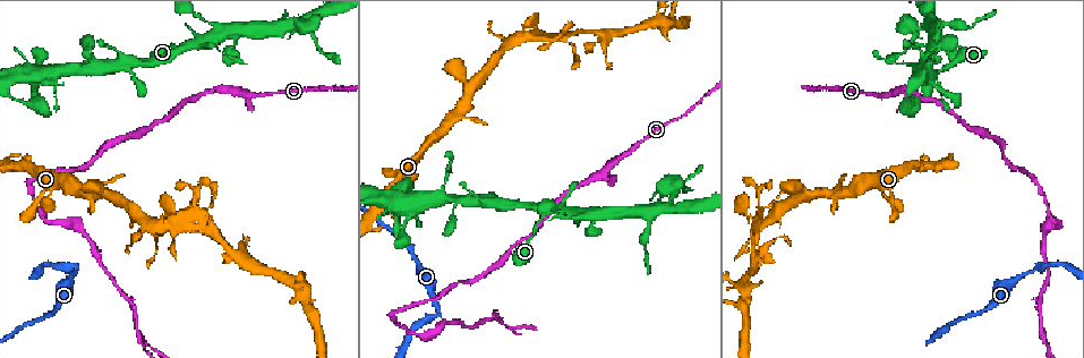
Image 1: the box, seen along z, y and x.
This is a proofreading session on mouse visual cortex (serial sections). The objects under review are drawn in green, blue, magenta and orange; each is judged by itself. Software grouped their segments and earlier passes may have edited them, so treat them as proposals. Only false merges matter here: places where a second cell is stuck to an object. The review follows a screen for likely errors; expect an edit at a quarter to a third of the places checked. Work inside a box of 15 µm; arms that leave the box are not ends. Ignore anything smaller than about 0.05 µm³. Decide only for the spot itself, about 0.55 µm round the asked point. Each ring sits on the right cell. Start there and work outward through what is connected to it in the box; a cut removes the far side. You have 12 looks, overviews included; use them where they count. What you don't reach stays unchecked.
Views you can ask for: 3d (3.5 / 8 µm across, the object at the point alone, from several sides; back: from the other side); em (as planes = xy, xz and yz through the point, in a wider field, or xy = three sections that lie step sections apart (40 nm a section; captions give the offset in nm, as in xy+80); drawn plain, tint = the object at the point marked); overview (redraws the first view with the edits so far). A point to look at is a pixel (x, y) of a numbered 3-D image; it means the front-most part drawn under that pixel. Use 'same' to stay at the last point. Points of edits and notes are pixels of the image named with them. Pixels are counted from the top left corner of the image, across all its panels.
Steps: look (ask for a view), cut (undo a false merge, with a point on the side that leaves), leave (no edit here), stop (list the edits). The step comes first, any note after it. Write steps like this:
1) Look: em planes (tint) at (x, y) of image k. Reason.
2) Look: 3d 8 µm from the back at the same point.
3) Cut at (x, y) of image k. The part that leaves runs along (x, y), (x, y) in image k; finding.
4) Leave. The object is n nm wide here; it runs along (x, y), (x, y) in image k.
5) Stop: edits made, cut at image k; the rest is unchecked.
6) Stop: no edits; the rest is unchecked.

Look: 3d 3.5 µm at (606, 169) of image 1. Abrupt turn.

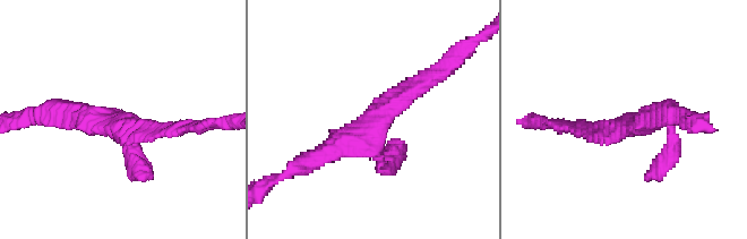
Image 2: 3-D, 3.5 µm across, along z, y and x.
Look: em xy step 1 (tint) at (121, 120) of image 2.

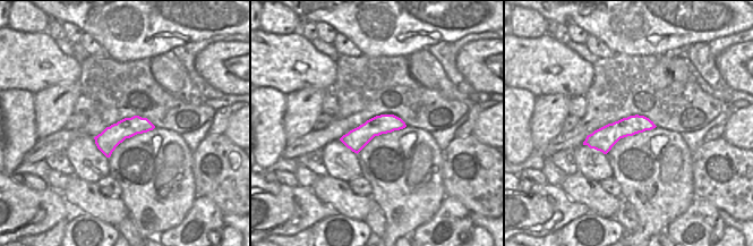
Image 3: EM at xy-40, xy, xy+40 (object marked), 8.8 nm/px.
Leave. It runs along (650, 124), (588, 142) in image 3; all the same cell.

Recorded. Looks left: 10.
Look: 3d 3.5 µm at (394, 315) of image 1. Abrupt turn.

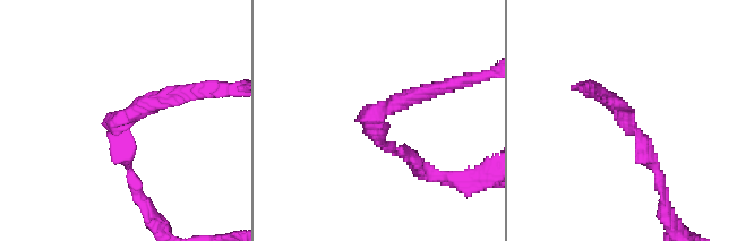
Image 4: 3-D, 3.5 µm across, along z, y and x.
Look: em xy step 2 (tint) at (117, 128) of image 4. The arms are 150, 200 nm wide.

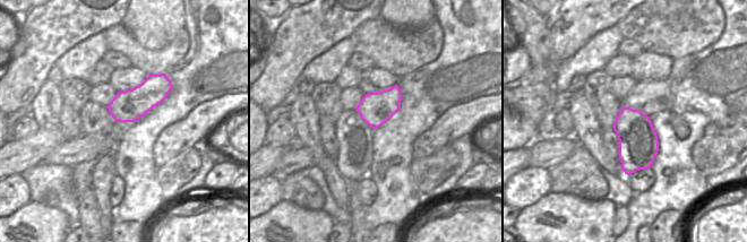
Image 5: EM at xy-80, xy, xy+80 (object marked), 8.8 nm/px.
Leave. All the same cell.

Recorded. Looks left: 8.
Look: 3d 8 µm at (1035, 269) of image 1. Abrupt turn.

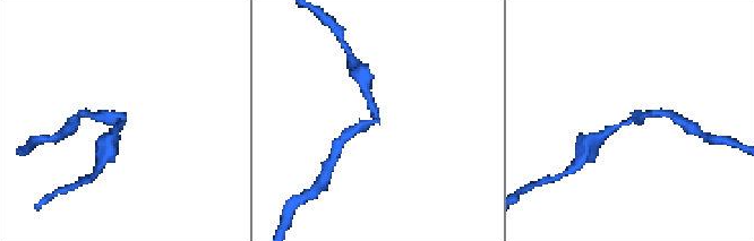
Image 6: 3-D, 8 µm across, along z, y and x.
Look: 3d 3.5 µm at (375, 119) of image 6.

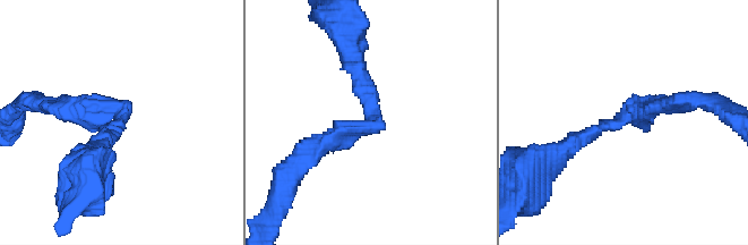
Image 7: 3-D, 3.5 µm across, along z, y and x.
Look: em xy step 1 (tint) at (622, 123) of image 7. The arms are 250, 250 nm wide.

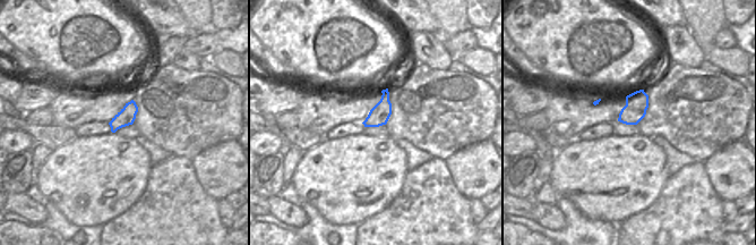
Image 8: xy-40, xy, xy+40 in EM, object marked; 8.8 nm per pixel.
Cut at (330, 132) of image 7. The part that leaves runs along (366, 127), (324, 141), (282, 191) in image 7; a second cell is stuck on.

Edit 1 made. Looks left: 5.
Look: overview.

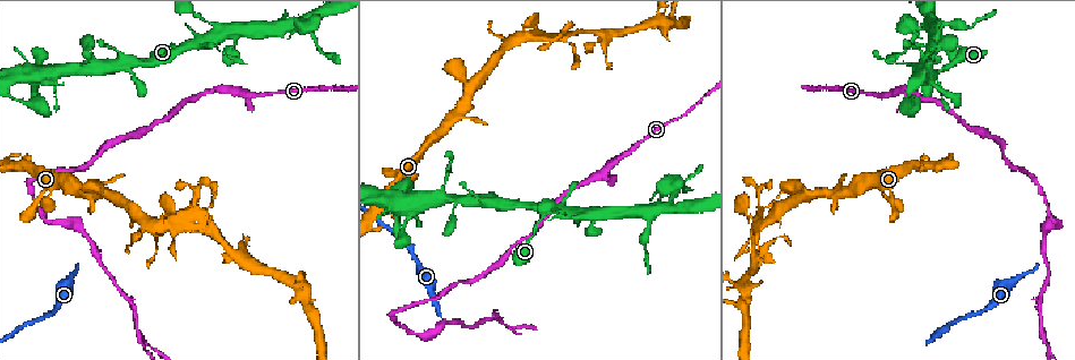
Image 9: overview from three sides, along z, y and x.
Look: 3d 3.5 µm at (505, 324) of image 9. Arms part here.

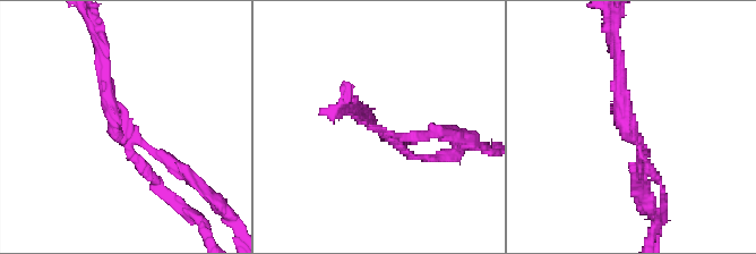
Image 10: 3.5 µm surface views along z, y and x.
Look: em xy step 3 (tint) at (120, 135) of image 10. 3 arms meet here; the arms are 100, 150, 200 nm wide; shape alone is not enough.

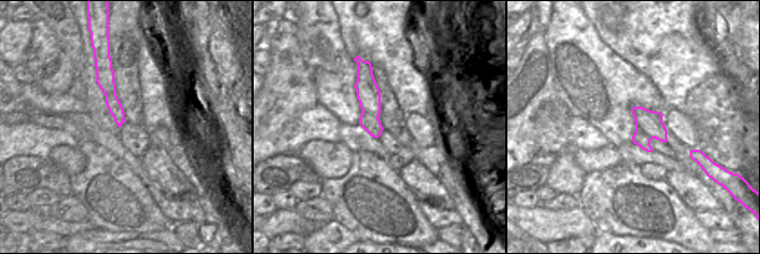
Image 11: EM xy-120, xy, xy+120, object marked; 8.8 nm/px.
Leave. All the same cell.

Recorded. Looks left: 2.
Look: 3d 3.5 µm at (184, 225) of image 9.

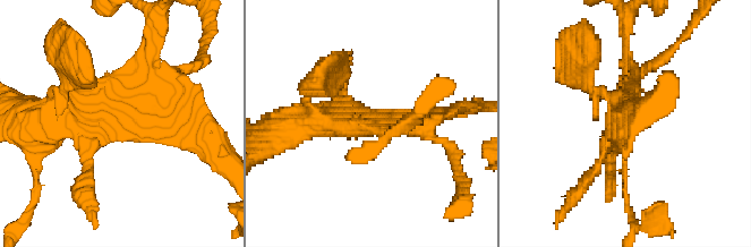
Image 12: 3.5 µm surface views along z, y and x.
Look: em xy step 1 (tint) at (121, 115) of image 12. 4 arms meet here; the arms are 200, 200, 250, 450 nm wide.

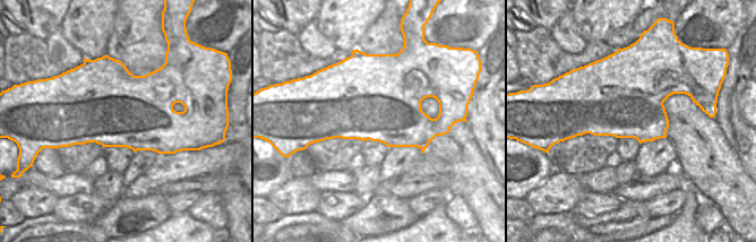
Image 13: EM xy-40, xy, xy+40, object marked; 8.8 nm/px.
Leave. The object is 750 nm wide here; it runs along (48, 112), (194, 127) in image 12; one cell here.

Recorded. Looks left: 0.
Stop: edits made, cut at image 7; the rest is unchecked.

